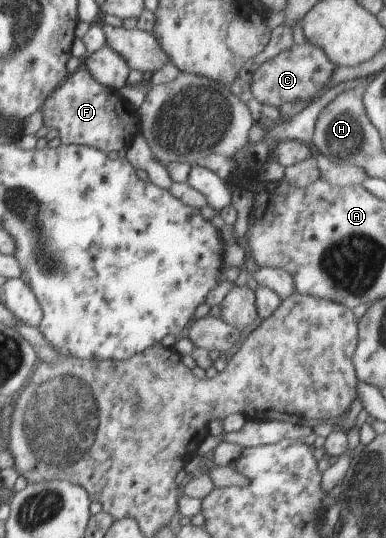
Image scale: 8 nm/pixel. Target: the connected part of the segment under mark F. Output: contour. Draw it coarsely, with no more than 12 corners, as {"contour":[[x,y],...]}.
{"contour":[[84,66],[43,102],[64,145],[105,153],[141,132],[138,111]]}

